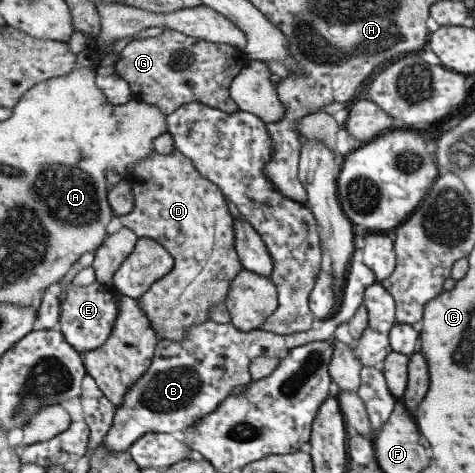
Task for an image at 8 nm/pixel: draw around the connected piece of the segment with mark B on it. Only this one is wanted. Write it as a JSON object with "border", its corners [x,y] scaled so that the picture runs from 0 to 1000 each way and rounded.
{"border":[[[747,524],[722,594],[714,658],[678,677],[669,696],[657,691],[648,700],[581,708],[547,696],[507,702],[484,683],[463,685],[438,677],[402,687],[381,723],[333,719],[316,772],[265,825],[255,854],[242,860],[229,911],[223,911],[213,930],[219,951],[265,956],[303,915],[385,913],[461,860],[493,816],[509,816],[528,805],[522,774],[535,757],[552,751],[594,755],[627,729],[697,717],[703,696],[718,683],[728,683],[762,645],[771,607],[789,596],[787,575],[762,556],[756,526]]]}

